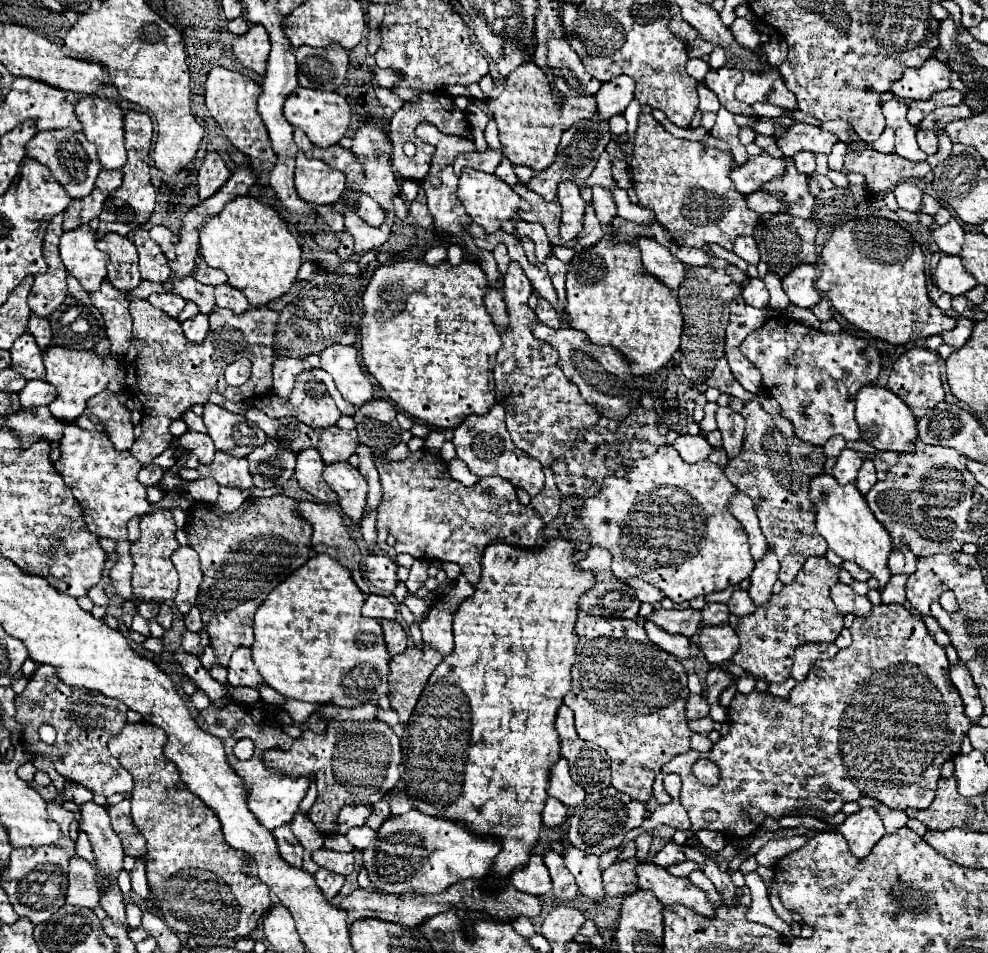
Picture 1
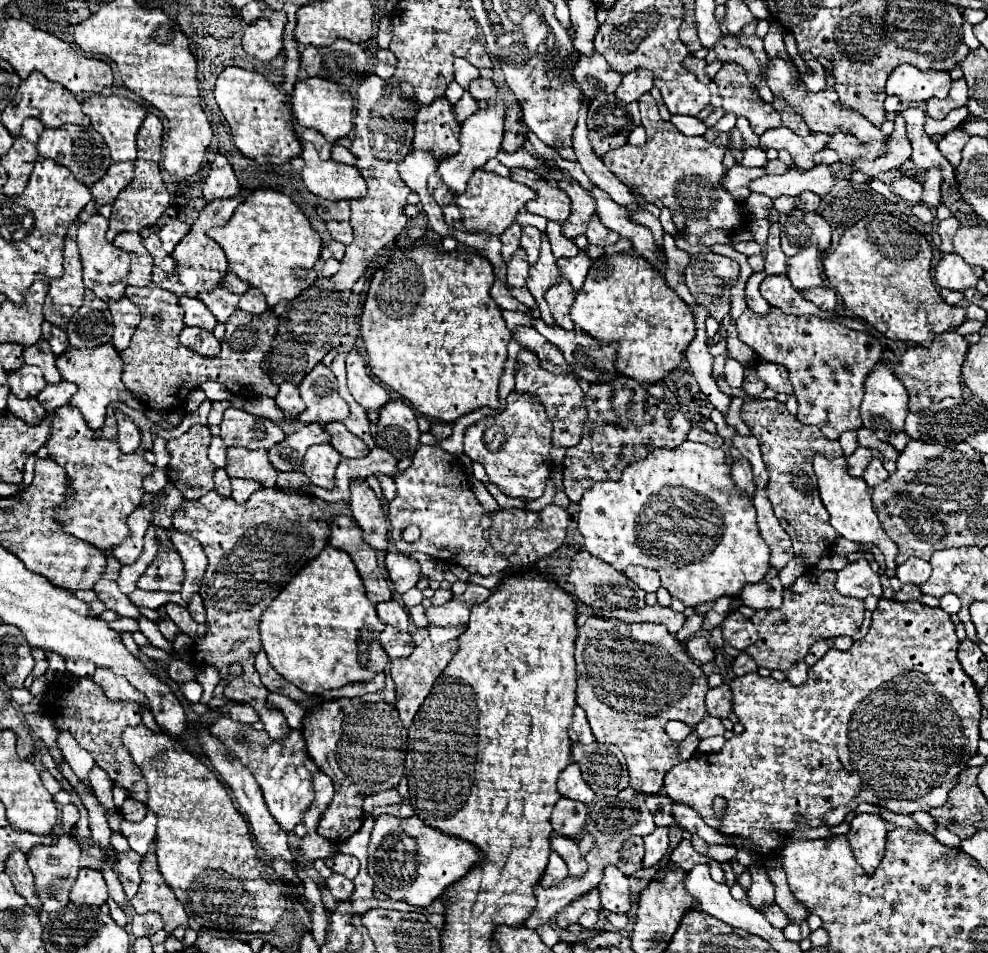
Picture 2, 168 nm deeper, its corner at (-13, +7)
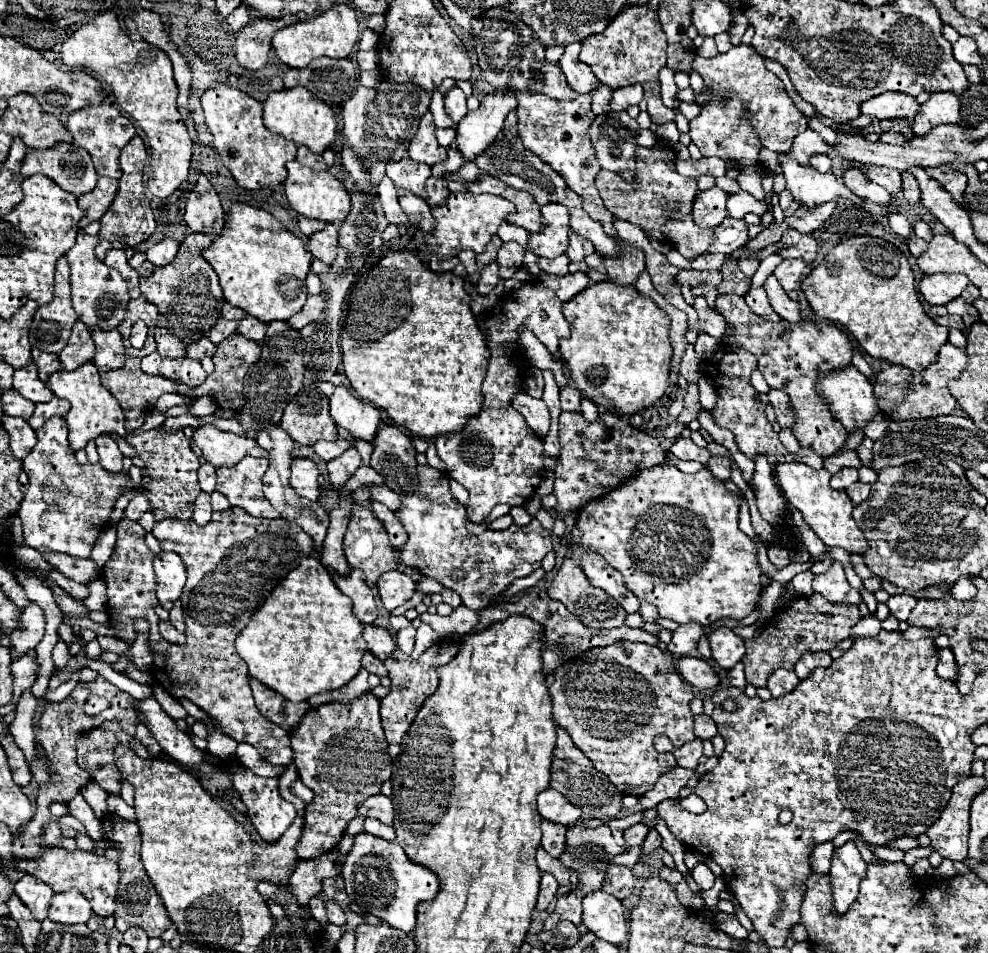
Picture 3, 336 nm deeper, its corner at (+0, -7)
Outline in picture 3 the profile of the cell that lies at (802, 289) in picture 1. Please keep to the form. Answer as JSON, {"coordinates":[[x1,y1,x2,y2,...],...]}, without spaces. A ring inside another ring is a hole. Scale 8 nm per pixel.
{"coordinates":[[783,259,783,263,775,269,775,277,781,283,781,287,785,289,785,293,795,301,799,295,799,283,803,277,803,269,805,269,805,261,803,259]]}

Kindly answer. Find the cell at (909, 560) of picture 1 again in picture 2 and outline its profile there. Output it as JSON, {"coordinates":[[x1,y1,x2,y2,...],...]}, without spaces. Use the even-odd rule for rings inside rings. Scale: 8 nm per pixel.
{"coordinates":[[910,557,908,561,904,561,902,565,898,565,896,577,902,583,912,583,912,585,922,585,928,577,930,577,930,563,922,561,918,557]]}

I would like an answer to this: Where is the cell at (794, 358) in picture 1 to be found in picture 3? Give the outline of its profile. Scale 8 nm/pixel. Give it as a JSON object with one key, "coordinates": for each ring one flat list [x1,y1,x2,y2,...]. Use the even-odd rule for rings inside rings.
{"coordinates":[[719,295,717,309,733,325,733,331,735,331,733,339,757,357,759,361,757,369,763,373,767,385,771,389,785,391,791,397,791,403,795,409,793,433,797,441,805,447,811,447,821,457,829,457,837,453,847,441,847,431,831,415,823,399,817,395,815,383,827,371,851,365,853,345,851,345,849,335,829,323,815,325,811,321,803,321,803,323,763,321,755,313,751,313,745,299,739,295]]}

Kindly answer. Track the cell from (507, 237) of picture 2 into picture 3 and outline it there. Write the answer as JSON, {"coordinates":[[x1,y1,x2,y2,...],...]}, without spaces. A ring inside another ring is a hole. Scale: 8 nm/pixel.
{"coordinates":[[493,235,493,237,491,237,491,243,487,245,487,251,483,251,483,253,479,253,479,255,477,255,477,267,479,267,479,269,483,269,487,263,495,261,497,251,499,251,499,247,501,247,501,245,503,245,503,241,501,241,497,235]]}

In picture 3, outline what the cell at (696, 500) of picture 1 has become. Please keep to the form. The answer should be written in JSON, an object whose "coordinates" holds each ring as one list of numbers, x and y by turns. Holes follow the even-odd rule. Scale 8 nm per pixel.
{"coordinates":[[667,461,667,463,663,463,663,465,657,465,657,467,651,467,651,469,643,469,639,475,635,475,635,477,629,481,629,485,621,485,621,487,617,487,613,493,603,495,603,499,601,499,601,501,591,501,591,503,587,503,587,505,579,511,579,517,577,517,577,527,581,529,583,539,581,539,581,543,579,543,579,545,573,545,573,543,571,543,573,557,575,557,575,559,577,559,577,563,579,563,579,559,581,559,581,551,583,551,583,549,593,549,593,551,601,553,601,555,605,557,605,561,607,561,613,569,617,569,617,571,623,575,623,583,625,583,625,587,627,587,633,595,637,595,641,601,647,601,647,603,655,605,655,607,659,609,659,615,661,615,661,617,673,619,673,621,677,621,679,625,685,625,685,623,689,623,689,621,695,621,695,623,699,623,699,625,707,627,707,625,711,625,711,623,715,623,715,621,719,621,719,619,743,619,743,617,747,617,747,615,755,609,755,605,757,605,757,599,759,599,759,593,761,593,761,567,759,567,759,561,757,561,757,543,755,543,751,537,747,537,747,535,739,529,739,523,737,523,737,517,739,517,739,505,741,505,741,499,739,499,735,493,727,491,727,487,723,485,723,481,715,479,707,467,703,467,701,471,697,471,697,473,693,473,693,475,685,475,685,473,681,473,681,471,679,471,679,469,677,469,671,461]]}

